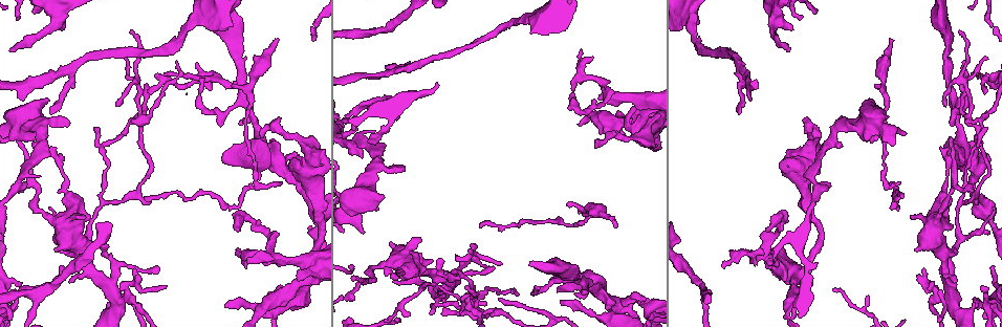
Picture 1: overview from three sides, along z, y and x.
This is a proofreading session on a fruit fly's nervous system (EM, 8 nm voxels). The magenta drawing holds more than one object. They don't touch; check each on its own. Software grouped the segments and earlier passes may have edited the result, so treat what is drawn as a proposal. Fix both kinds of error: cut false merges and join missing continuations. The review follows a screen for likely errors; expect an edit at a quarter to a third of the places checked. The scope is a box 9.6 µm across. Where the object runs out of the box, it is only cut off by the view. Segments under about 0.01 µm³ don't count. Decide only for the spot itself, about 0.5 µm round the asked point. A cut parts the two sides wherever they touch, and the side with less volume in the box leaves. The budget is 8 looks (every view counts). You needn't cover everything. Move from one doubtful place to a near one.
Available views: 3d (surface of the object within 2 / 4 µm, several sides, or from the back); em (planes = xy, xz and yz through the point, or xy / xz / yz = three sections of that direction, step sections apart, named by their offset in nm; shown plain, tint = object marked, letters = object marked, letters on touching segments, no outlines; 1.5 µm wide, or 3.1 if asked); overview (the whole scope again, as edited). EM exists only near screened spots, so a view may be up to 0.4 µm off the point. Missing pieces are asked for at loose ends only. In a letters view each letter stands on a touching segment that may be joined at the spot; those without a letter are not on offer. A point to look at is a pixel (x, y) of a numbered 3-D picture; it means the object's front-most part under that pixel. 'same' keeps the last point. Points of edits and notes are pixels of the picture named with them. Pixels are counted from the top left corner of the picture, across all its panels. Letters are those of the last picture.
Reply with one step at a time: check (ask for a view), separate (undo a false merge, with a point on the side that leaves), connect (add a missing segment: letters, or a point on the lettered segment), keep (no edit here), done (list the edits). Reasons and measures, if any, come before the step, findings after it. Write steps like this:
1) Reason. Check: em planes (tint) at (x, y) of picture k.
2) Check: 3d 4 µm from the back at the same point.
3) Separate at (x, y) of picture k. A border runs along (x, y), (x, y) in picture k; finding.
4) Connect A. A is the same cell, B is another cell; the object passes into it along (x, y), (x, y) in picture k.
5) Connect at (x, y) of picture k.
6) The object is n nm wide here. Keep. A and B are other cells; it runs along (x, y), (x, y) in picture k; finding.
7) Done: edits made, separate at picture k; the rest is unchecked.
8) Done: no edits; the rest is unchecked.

Thin end. Check: 3d 2 µm from the back at (126, 58) of picture 1.

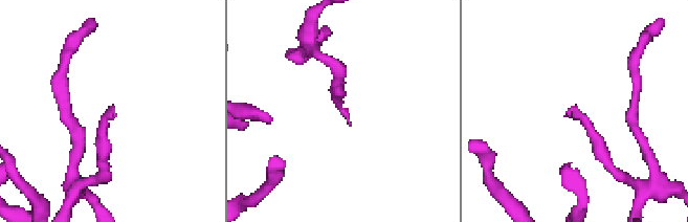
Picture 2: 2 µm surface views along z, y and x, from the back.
Check: em yz step 4 (letters) at (346, 117) of picture 2.

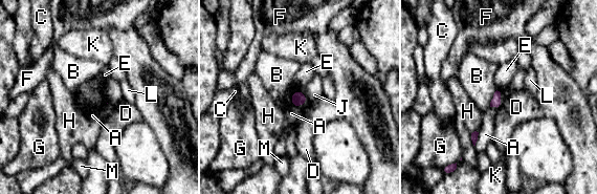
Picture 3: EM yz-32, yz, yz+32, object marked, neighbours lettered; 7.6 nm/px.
Cut it another way. Check: em planes (letters) at the same point.

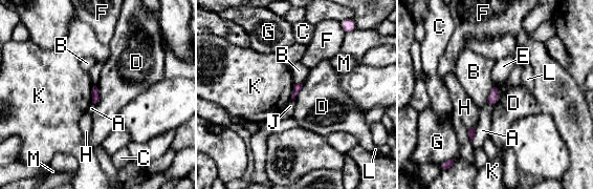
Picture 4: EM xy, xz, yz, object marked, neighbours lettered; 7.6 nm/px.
The object is 60 nm wide here. Keep. A, B, C, D, E, F, G, H, J, K, L and M are other cells; none of them fits.

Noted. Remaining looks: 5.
Branch stops here. Check: 3d 2 µm from the back at (961, 179) of picture 1.

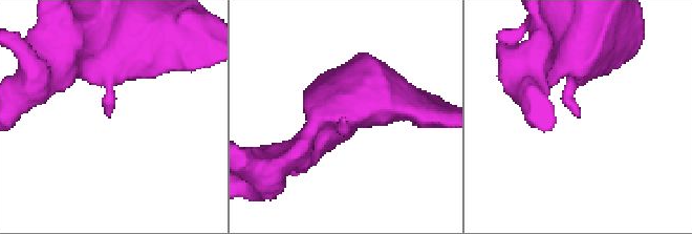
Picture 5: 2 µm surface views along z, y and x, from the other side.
Now the EM. Check: em xy step 8 (tint) at (343, 116) of picture 5.

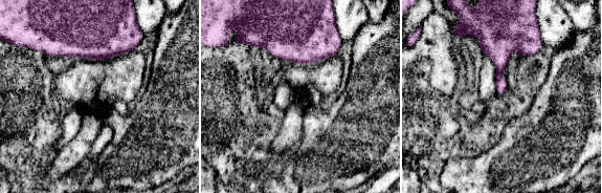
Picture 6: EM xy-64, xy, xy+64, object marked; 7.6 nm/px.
Cut it another way. Check: em planes (letters) at the same point.

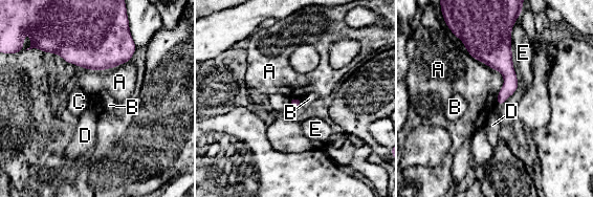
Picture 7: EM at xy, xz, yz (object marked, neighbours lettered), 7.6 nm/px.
The longest contact is with A, 480 nm. Keep. A, B, C, D and E are other cells; a border runs along (466, 51), (501, 73), (497, 105) in picture 7; no lettered segment goes on from it.

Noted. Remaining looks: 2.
Branch stops here. Check: em planes (letters) at (277, 39) of picture 1.

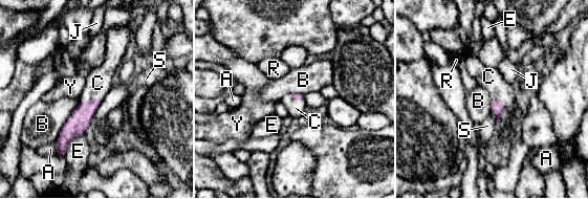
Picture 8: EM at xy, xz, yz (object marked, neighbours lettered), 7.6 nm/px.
Connect C. C is the same cell, A, B, E, J, R, S and Y are other cells; the neuron continues.

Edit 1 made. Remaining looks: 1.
Done: edits made, connect at picture 8; the rest is unchecked.

